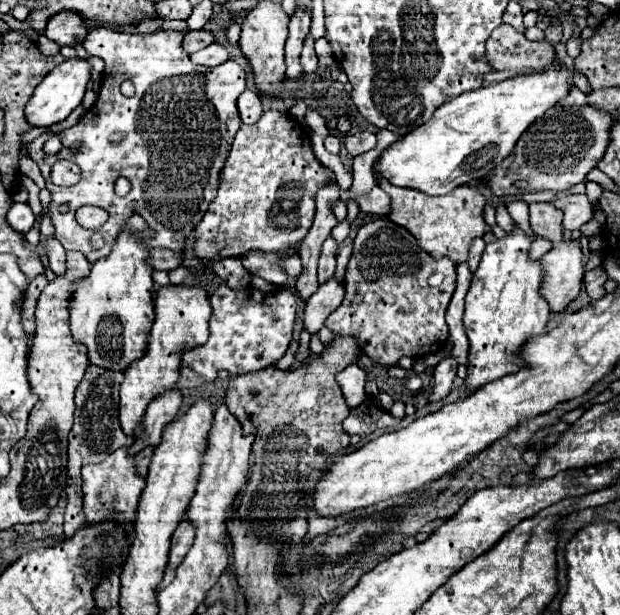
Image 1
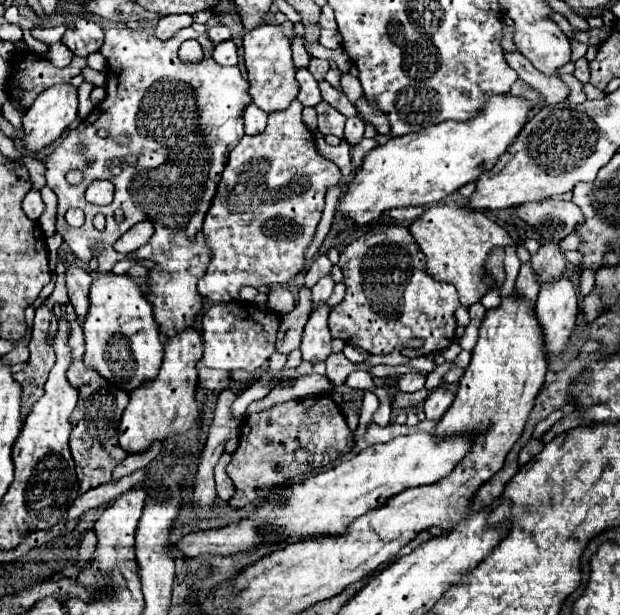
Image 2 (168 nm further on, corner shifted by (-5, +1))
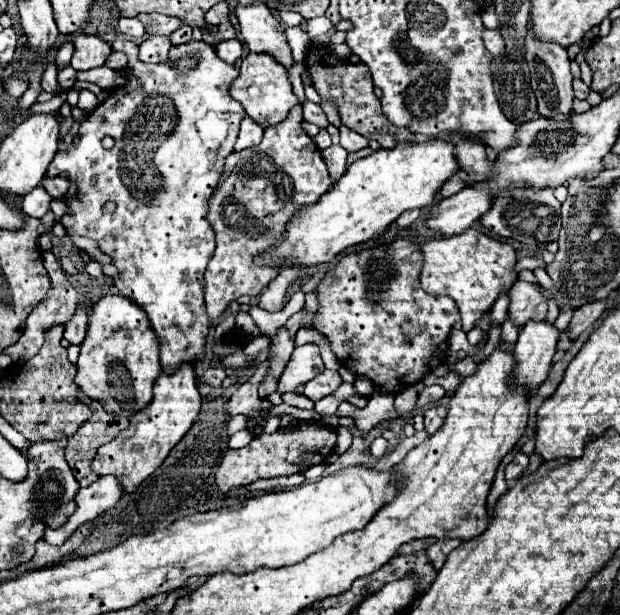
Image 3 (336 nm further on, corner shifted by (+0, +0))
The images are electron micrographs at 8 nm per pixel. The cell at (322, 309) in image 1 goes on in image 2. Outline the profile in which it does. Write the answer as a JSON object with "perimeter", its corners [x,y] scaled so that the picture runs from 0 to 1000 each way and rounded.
{"perimeter":[[[516,494],[513,504],[500,511],[490,533],[487,559],[484,559],[487,585],[510,592],[510,589],[523,589],[532,579],[535,546],[529,540],[529,511],[532,511],[532,501],[526,494]]]}

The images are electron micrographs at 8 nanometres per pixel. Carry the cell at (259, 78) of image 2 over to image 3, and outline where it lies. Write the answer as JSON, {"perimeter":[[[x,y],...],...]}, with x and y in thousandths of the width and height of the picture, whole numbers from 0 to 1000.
{"perimeter":[[[402,86],[389,99],[389,115],[385,125],[373,138],[373,158],[382,161],[398,187],[411,193],[424,210],[434,203],[444,203],[456,197],[473,171],[479,171],[479,158],[469,148],[469,135],[463,128],[463,112],[434,86]]]}

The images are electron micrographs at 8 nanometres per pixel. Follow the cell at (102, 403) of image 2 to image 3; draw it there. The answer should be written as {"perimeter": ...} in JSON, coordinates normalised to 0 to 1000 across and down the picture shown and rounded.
{"perimeter":[[[127,633],[124,649],[147,665],[147,678],[144,678],[144,685],[137,685],[137,691],[131,691],[124,698],[124,704],[108,711],[105,746],[115,759],[124,785],[131,792],[140,792],[160,779],[156,769],[150,769],[150,763],[147,763],[147,753],[150,753],[150,743],[156,740],[156,730],[163,724],[176,720],[195,698],[202,698],[205,681],[182,675],[182,672],[173,672],[166,665],[163,652],[150,652],[150,649],[137,646],[137,639],[131,639],[131,633]]]}

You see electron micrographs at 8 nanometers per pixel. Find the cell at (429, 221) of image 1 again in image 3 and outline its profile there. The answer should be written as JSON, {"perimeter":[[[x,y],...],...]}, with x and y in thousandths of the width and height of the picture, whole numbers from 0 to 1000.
{"perimeter":[[[763,369],[740,382],[711,382],[689,389],[679,398],[679,411],[679,467],[692,480],[724,480],[734,486],[750,541],[763,535],[766,522],[798,493],[805,476],[821,470],[834,457],[834,447],[827,441],[834,424],[827,402],[821,395],[792,389]]]}

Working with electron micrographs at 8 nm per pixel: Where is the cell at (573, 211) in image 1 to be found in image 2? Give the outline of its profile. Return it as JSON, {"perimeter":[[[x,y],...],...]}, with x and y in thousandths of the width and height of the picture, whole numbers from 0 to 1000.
{"perimeter":[[[871,325],[871,328],[845,328],[832,335],[832,351],[858,367],[874,390],[903,393],[916,380],[923,380],[926,367],[939,361],[939,345],[926,328],[910,325]]]}

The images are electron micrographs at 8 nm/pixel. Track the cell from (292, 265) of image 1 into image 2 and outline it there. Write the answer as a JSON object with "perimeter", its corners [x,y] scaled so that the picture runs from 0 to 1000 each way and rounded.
{"perimeter":[[[474,163],[465,179],[432,189],[432,205],[416,221],[394,221],[368,250],[348,319],[329,358],[329,380],[342,403],[342,426],[319,459],[319,475],[339,491],[377,491],[387,468],[461,462],[490,436],[490,407],[506,387],[510,367],[523,341],[526,309],[545,299],[548,276],[539,263],[513,250],[506,221],[487,198],[487,169]]]}

